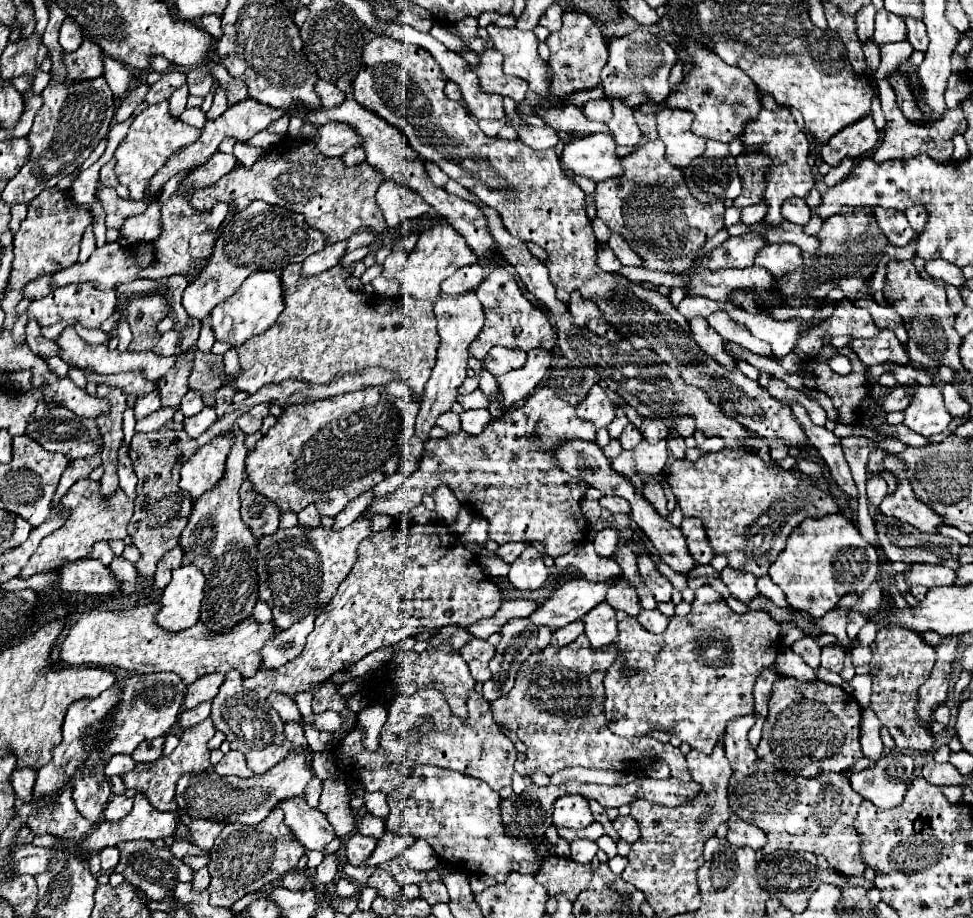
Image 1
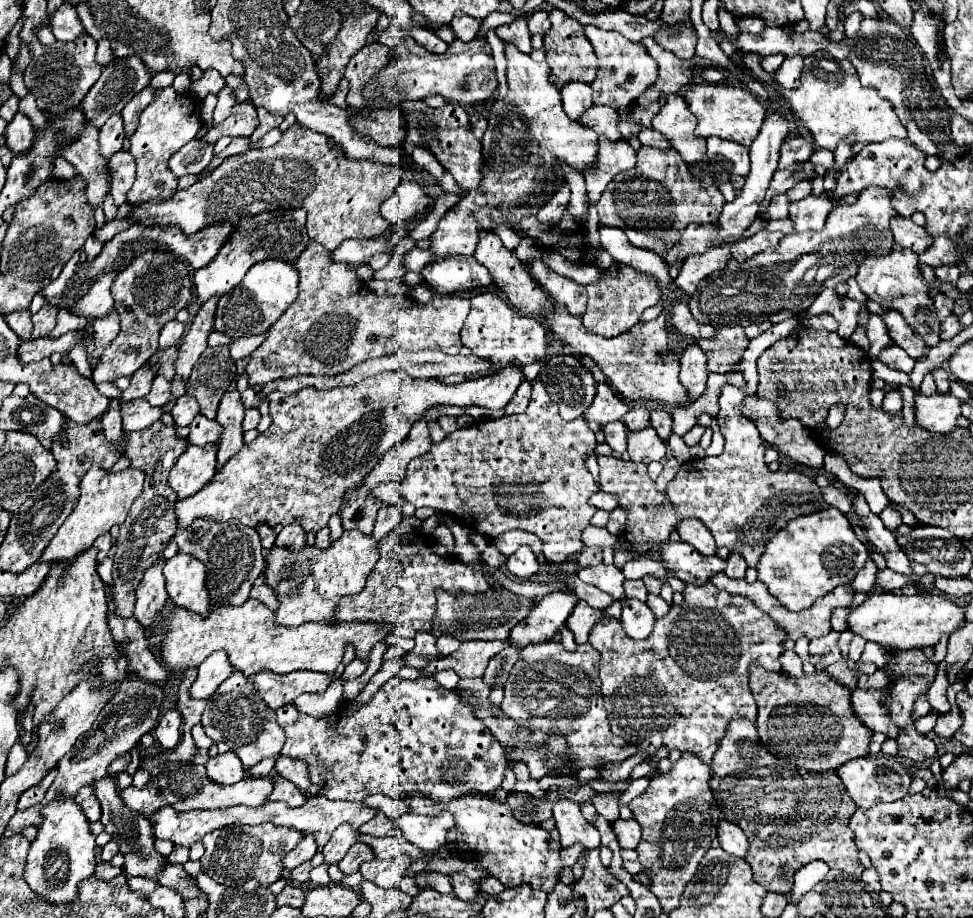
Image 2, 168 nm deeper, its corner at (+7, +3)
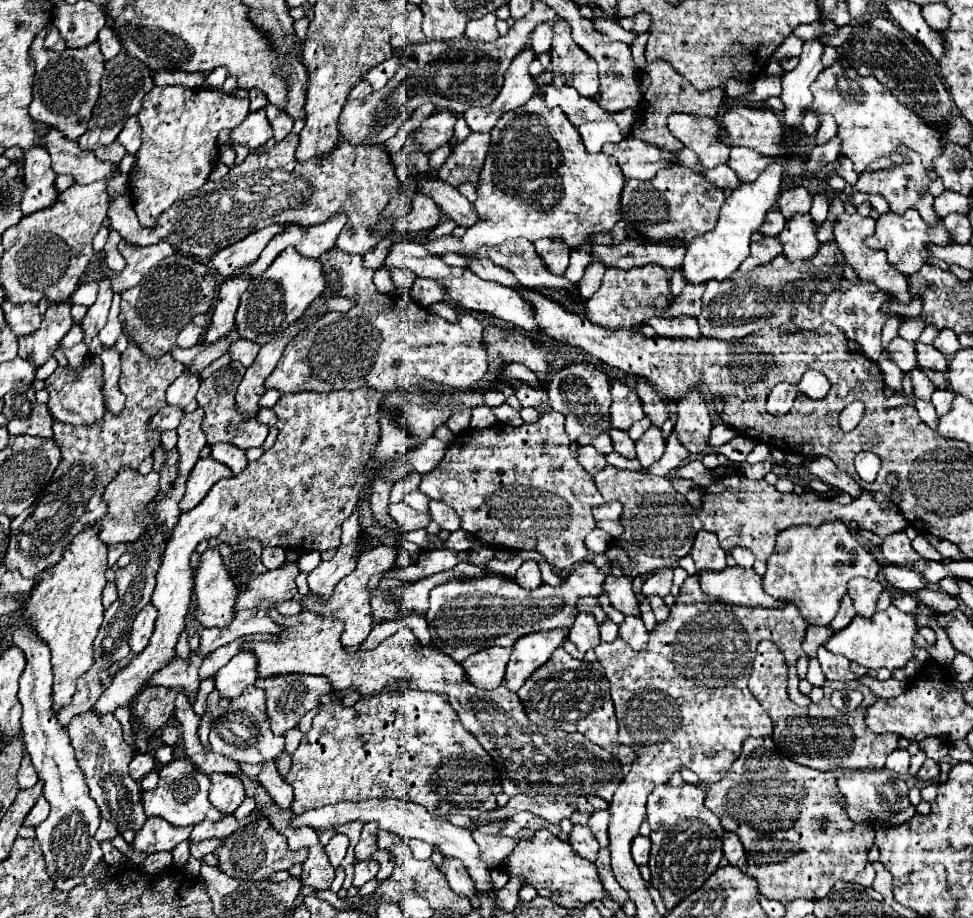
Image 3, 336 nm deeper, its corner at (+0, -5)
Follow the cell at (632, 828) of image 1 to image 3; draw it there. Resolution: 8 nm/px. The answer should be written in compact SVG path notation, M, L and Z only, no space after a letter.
M636 836L632 842L632 858L638 866L648 864L648 854L650 854L650 838L646 836Z

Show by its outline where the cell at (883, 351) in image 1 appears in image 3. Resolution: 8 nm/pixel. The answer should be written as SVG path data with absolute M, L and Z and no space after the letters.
M912 370L912 372L908 372L908 376L912 378L912 384L914 384L914 396L920 398L920 400L928 402L930 396L932 396L932 392L938 390L920 370Z

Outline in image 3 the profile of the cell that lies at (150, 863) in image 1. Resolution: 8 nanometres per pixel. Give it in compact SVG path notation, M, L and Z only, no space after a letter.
M86 712L74 716L66 730L76 750L76 758L86 774L90 794L100 808L100 816L108 822L114 822L114 826L118 826L120 832L140 830L146 822L146 814L140 804L138 782L132 780L128 774L128 764L134 758L134 750L122 738L120 722L114 718L114 714L98 716L96 712Z

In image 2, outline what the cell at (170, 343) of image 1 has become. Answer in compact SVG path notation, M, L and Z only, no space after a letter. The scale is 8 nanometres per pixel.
M171 320L161 328L161 336L159 336L159 348L171 348L175 346L185 334L185 324Z

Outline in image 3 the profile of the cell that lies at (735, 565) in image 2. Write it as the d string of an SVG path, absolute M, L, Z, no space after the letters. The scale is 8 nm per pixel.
M736 546L736 548L730 550L730 556L732 556L732 558L736 560L736 564L742 566L742 568L752 568L752 564L754 564L754 554L752 554L750 550L746 550L746 548Z

